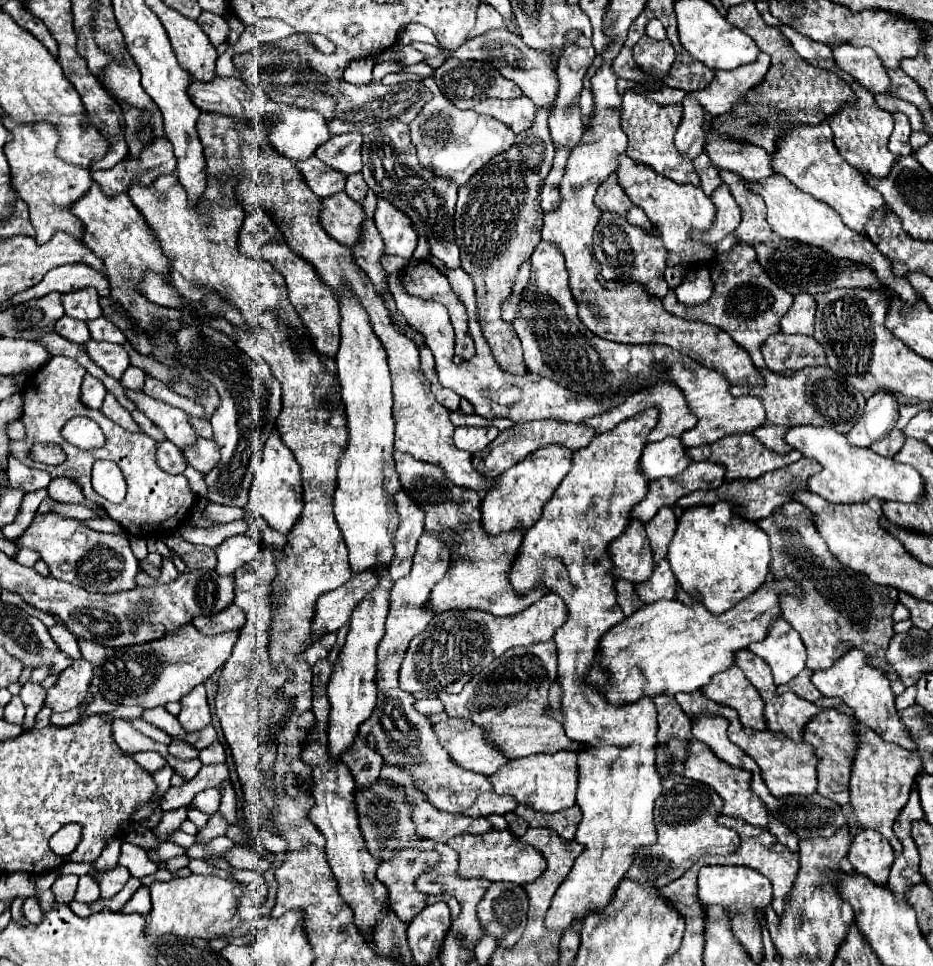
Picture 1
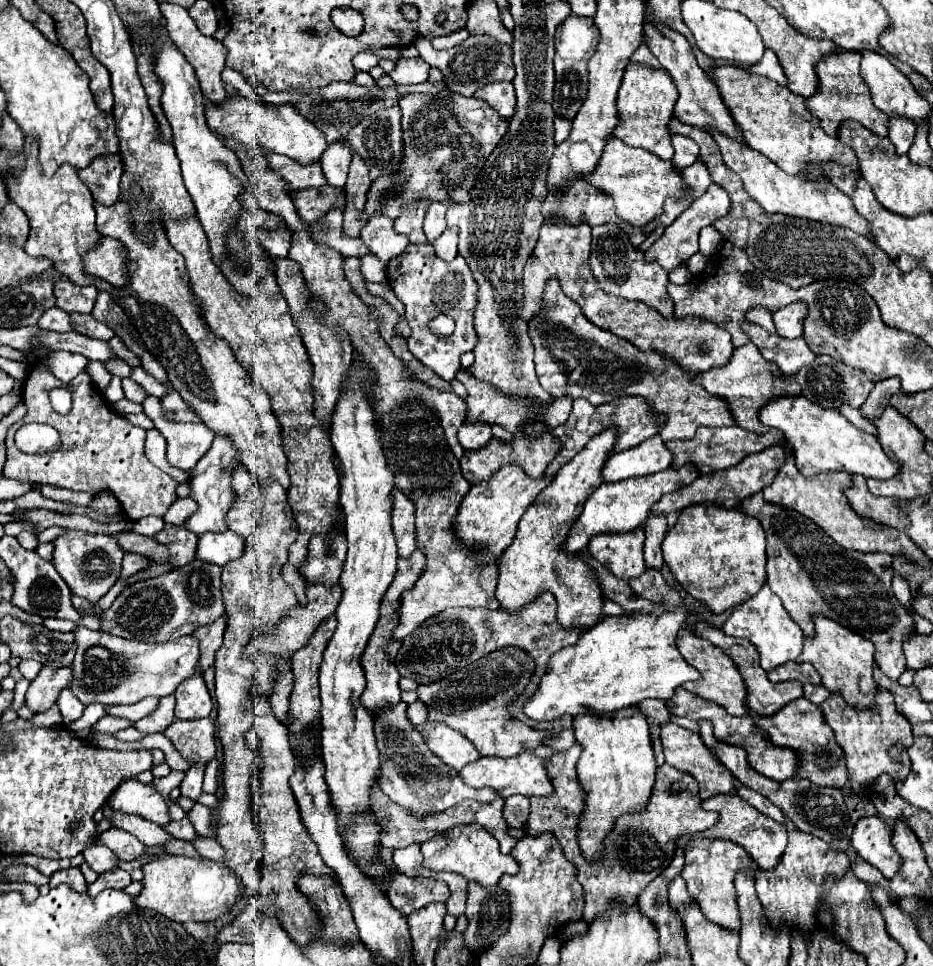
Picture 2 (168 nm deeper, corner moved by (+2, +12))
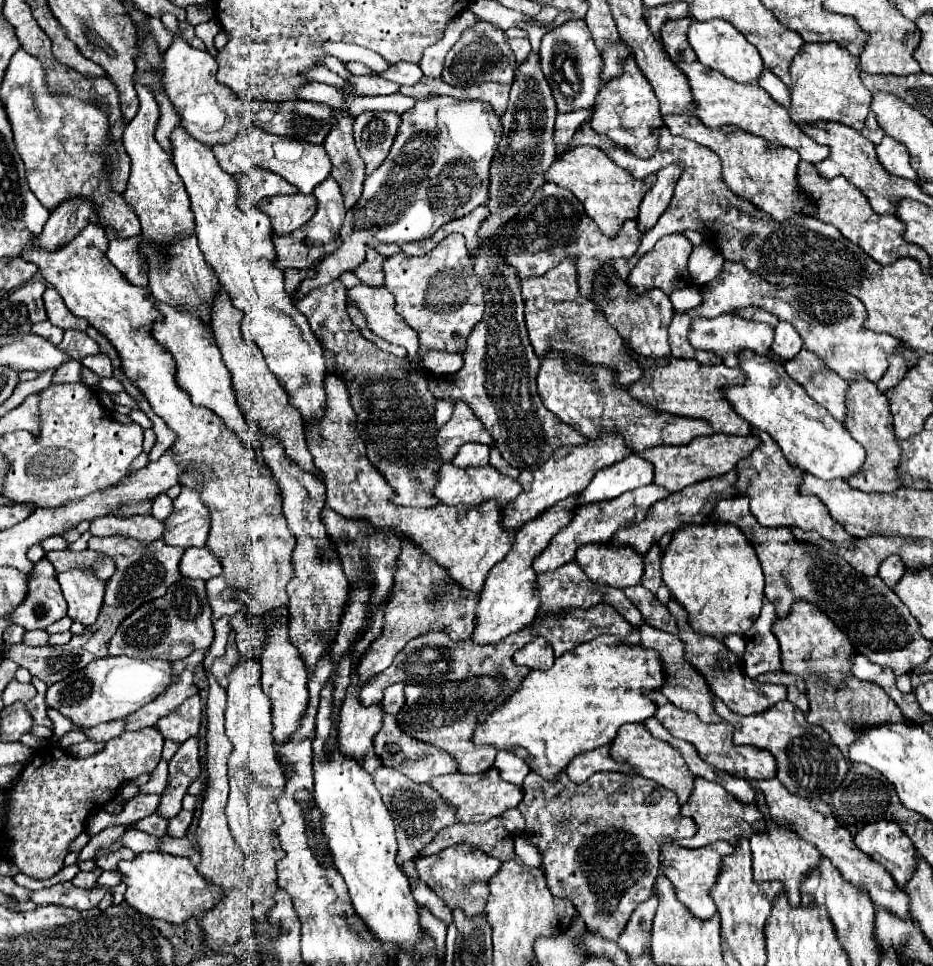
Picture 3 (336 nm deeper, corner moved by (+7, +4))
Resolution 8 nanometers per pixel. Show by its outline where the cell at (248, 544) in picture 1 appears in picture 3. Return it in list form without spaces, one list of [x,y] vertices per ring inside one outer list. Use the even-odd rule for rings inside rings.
[[[189,547],[181,559],[181,575],[191,579],[209,581],[221,573],[219,559],[207,547]]]

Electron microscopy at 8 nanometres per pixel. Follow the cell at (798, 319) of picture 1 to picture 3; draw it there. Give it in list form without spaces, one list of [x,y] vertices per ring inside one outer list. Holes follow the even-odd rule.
[[[779,321],[779,325],[775,327],[775,341],[771,349],[781,359],[793,359],[803,349],[803,341],[799,339],[799,333],[789,323]]]

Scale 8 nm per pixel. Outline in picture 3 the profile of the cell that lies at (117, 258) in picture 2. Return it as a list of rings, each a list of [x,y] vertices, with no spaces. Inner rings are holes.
[[[141,237],[131,239],[115,239],[107,247],[107,259],[119,269],[119,273],[137,287],[147,287],[147,261],[143,255],[139,255],[139,241]]]

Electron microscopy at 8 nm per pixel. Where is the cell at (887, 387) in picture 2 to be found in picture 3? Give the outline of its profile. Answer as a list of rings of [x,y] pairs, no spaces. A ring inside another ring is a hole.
[[[893,355],[891,361],[889,361],[889,369],[887,369],[887,373],[885,373],[883,379],[879,379],[879,383],[877,383],[879,391],[885,393],[885,391],[889,391],[891,387],[899,385],[899,381],[903,379],[903,375],[907,373],[905,369],[907,369],[907,367],[905,367],[905,359],[903,359],[901,355]]]

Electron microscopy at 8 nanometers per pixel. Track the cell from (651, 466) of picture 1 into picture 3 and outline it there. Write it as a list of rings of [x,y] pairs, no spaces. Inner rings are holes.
[[[631,453],[625,459],[613,463],[611,467],[605,467],[599,471],[591,483],[579,493],[581,505],[585,503],[597,503],[597,501],[609,501],[619,497],[625,491],[637,489],[641,485],[653,483],[653,463],[647,463],[647,459],[641,459],[641,455]]]

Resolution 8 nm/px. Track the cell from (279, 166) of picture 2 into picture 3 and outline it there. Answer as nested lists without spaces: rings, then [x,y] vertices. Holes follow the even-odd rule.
[[[257,169],[255,175],[241,173],[235,175],[235,181],[241,187],[241,201],[239,201],[241,209],[249,209],[273,195],[295,193],[295,187],[291,187],[291,183],[287,183],[281,175],[275,175],[273,171]]]

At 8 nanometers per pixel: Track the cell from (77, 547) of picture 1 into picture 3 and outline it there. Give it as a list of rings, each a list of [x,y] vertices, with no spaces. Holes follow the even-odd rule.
[[[77,567],[65,573],[57,573],[57,581],[69,605],[67,615],[83,625],[95,623],[95,619],[99,617],[99,607],[103,607],[105,581],[95,577],[93,569]]]

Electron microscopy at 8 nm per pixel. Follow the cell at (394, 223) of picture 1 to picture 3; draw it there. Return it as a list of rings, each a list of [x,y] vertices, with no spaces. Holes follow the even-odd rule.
[[[373,247],[367,249],[365,261],[355,269],[355,275],[367,285],[383,285],[383,261],[385,257]]]

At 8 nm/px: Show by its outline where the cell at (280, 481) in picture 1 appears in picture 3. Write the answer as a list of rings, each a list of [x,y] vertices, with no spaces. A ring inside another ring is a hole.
[[[155,301],[155,307],[163,315],[163,319],[153,323],[151,335],[155,337],[157,343],[161,343],[173,355],[175,369],[177,369],[175,371],[177,385],[191,397],[193,405],[203,405],[203,407],[211,409],[243,441],[243,445],[247,445],[259,453],[261,451],[261,441],[259,441],[261,429],[253,423],[247,423],[245,415],[239,411],[237,399],[233,393],[233,385],[231,385],[231,373],[227,371],[225,363],[221,361],[221,353],[215,347],[215,339],[211,337],[211,331],[207,329],[207,325],[201,321],[199,315],[195,315],[191,311],[179,311],[177,307],[171,307],[171,305],[159,303],[159,301]]]

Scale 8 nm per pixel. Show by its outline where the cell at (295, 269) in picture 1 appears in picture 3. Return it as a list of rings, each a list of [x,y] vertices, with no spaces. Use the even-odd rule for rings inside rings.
[[[327,373],[323,379],[323,387],[327,393],[323,417],[305,423],[305,437],[315,467],[325,473],[325,505],[343,517],[365,517],[377,527],[391,527],[397,535],[407,535],[433,561],[449,571],[451,581],[473,593],[479,593],[491,567],[501,561],[513,545],[515,531],[503,527],[503,507],[499,507],[499,503],[495,503],[493,499],[469,509],[445,505],[427,509],[391,505],[389,497],[393,491],[381,477],[381,473],[369,463],[365,445],[359,439],[357,419],[345,381],[339,379],[335,373]]]

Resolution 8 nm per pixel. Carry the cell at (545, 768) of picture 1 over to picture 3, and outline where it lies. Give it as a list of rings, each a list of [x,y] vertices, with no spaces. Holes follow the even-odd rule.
[[[495,767],[477,775],[467,775],[467,773],[441,775],[433,779],[431,785],[441,793],[441,797],[445,797],[449,803],[457,807],[457,821],[461,823],[485,823],[491,817],[497,817],[507,809],[517,807],[523,799],[523,787],[503,781],[499,769]]]

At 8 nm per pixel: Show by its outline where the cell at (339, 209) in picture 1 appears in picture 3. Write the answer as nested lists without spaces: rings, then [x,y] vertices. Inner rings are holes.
[[[277,195],[263,199],[257,205],[263,213],[269,215],[271,227],[275,233],[283,235],[305,225],[317,211],[315,195]]]

